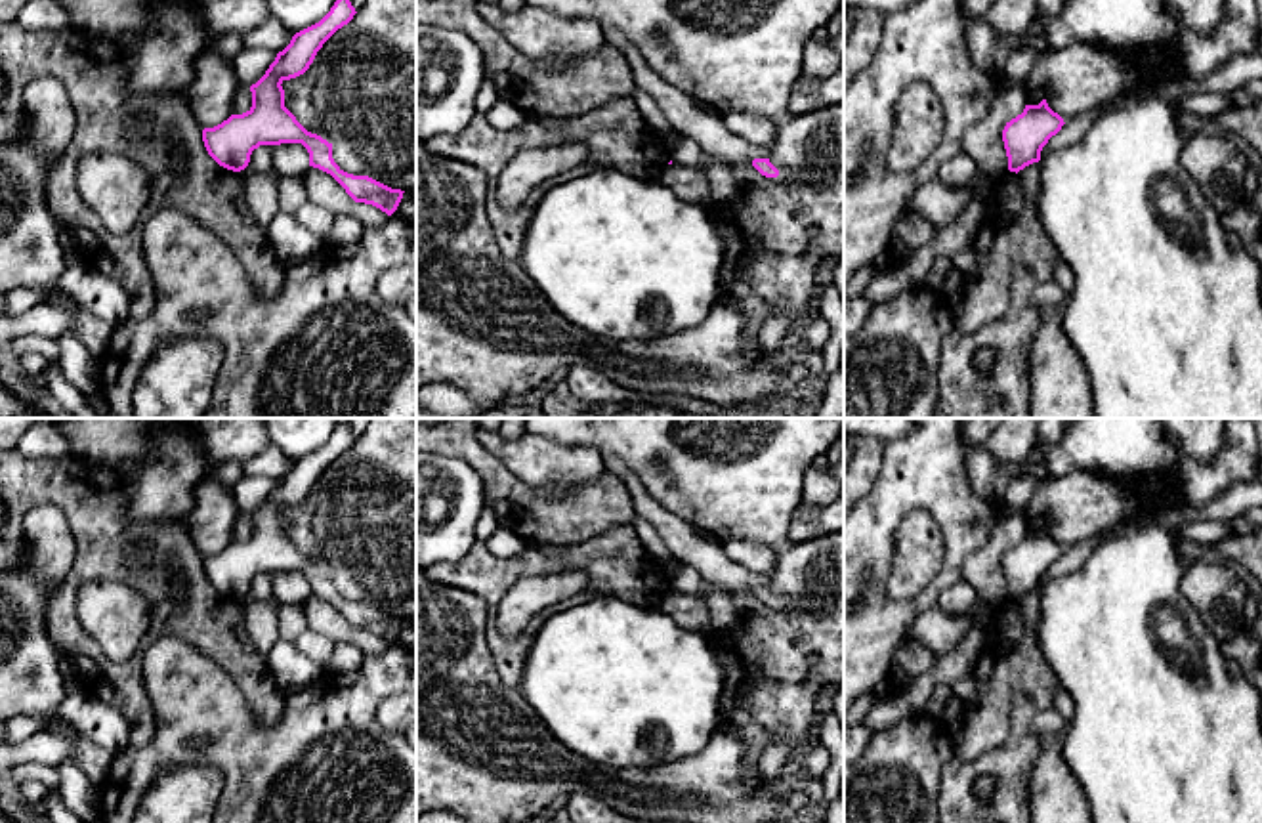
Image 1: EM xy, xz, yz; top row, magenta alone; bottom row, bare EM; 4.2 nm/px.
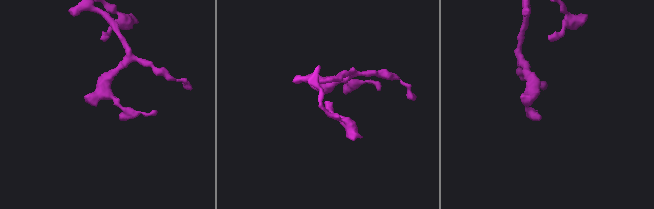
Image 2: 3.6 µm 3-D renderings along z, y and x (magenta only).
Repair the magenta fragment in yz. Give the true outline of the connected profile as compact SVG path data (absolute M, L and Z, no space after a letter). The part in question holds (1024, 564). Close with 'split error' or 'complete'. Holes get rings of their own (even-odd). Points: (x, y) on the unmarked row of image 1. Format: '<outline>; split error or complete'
M1046 527L1039 533L1025 533L1023 540L1006 550L1002 558L1008 598L1018 601L1039 590L1042 575L1063 552L1063 546L1048 535Z; complete

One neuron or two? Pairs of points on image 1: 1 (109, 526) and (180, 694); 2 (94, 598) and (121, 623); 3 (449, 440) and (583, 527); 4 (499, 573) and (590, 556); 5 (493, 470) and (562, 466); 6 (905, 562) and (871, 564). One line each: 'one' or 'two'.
1: two
2: one
3: one
4: one
5: two
6: two

